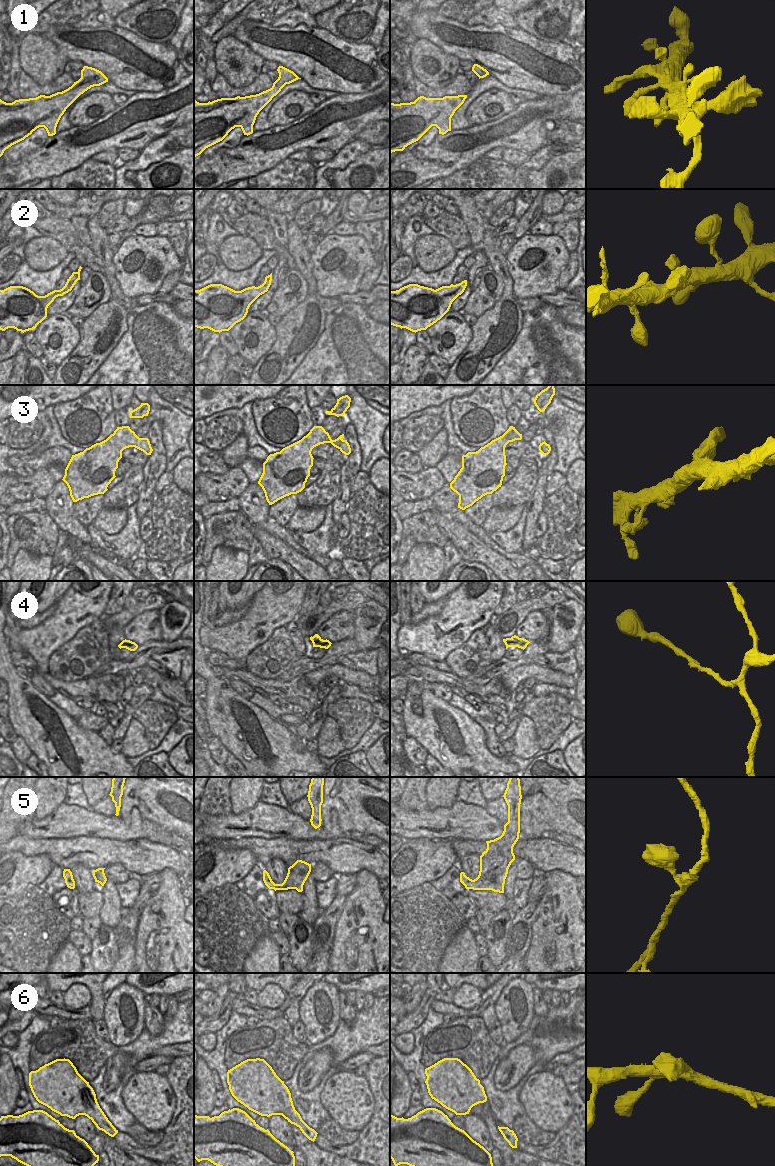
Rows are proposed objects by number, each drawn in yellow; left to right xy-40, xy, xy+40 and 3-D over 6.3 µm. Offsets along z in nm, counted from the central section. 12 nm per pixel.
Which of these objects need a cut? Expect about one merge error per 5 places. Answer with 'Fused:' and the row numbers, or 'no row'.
Fused: no row

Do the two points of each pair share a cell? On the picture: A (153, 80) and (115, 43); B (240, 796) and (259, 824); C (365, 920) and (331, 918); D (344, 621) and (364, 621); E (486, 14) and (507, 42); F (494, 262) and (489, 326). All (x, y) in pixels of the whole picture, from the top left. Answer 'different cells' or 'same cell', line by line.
A: same cell
B: different cells
C: different cells
D: different cells
E: different cells
F: same cell

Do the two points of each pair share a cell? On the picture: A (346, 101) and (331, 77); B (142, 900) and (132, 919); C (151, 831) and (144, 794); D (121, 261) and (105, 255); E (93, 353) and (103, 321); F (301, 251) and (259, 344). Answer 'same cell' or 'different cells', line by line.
A: different cells
B: same cell
C: different cells
D: different cells
E: same cell
F: different cells

